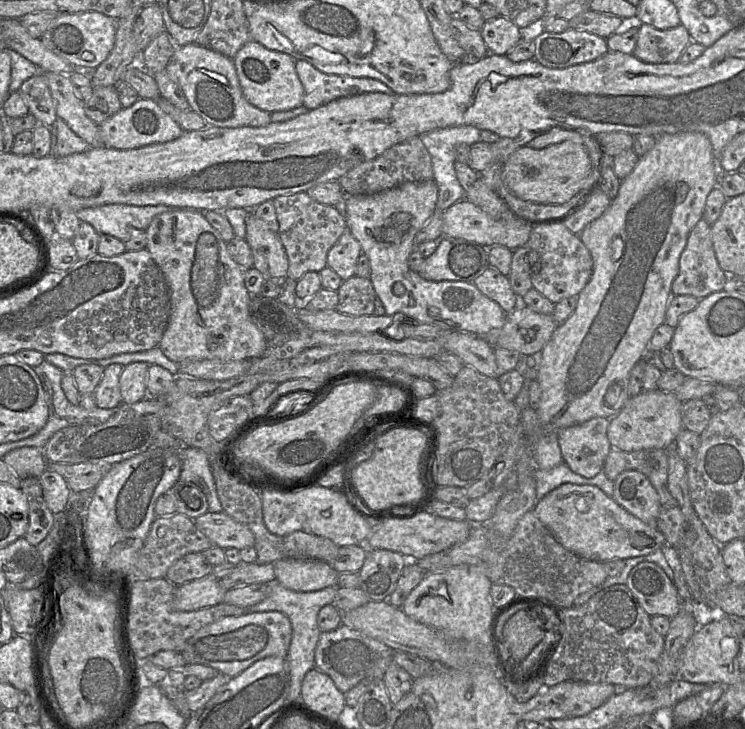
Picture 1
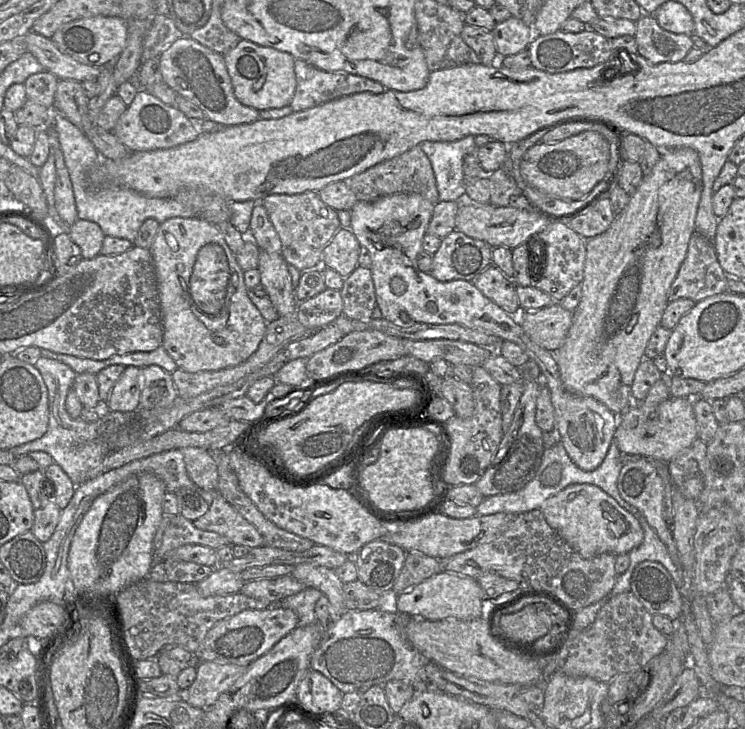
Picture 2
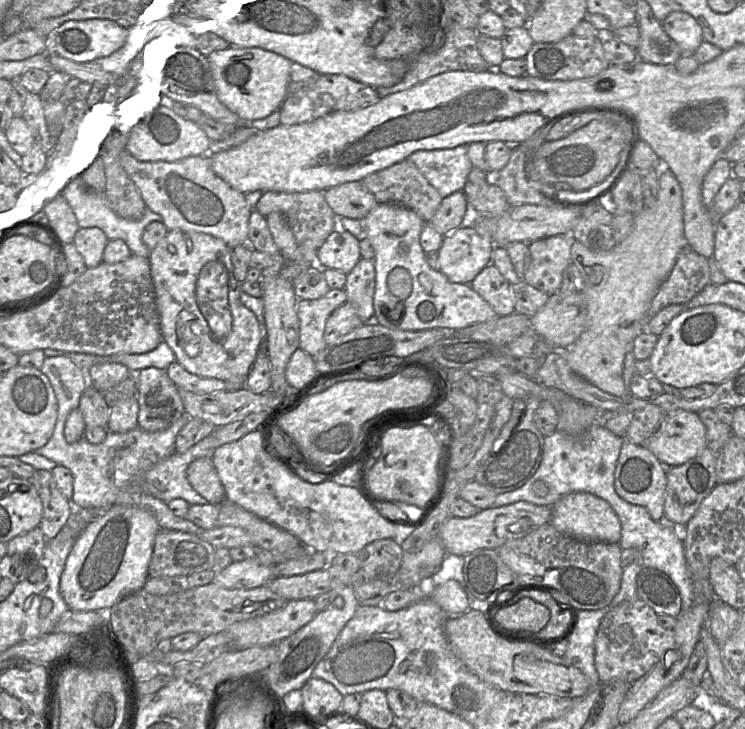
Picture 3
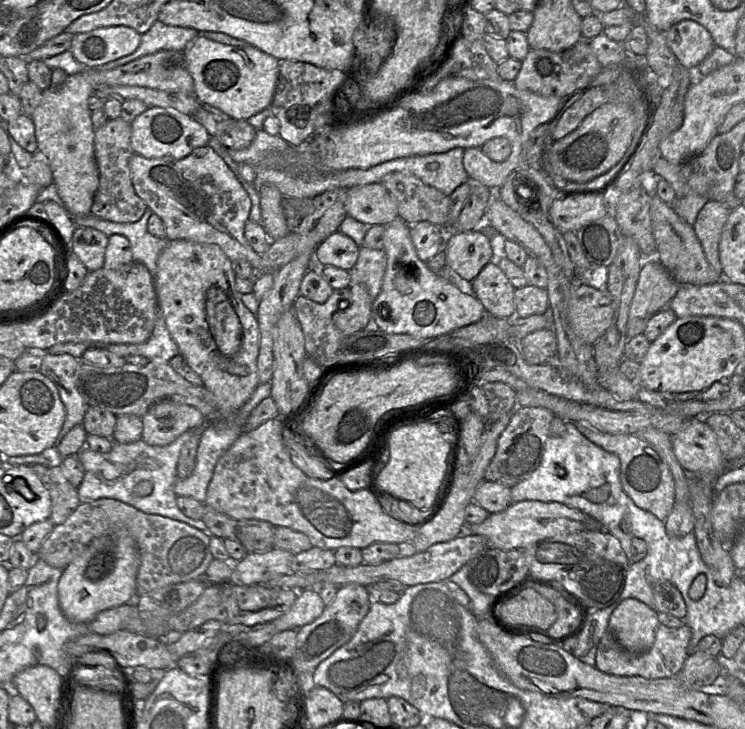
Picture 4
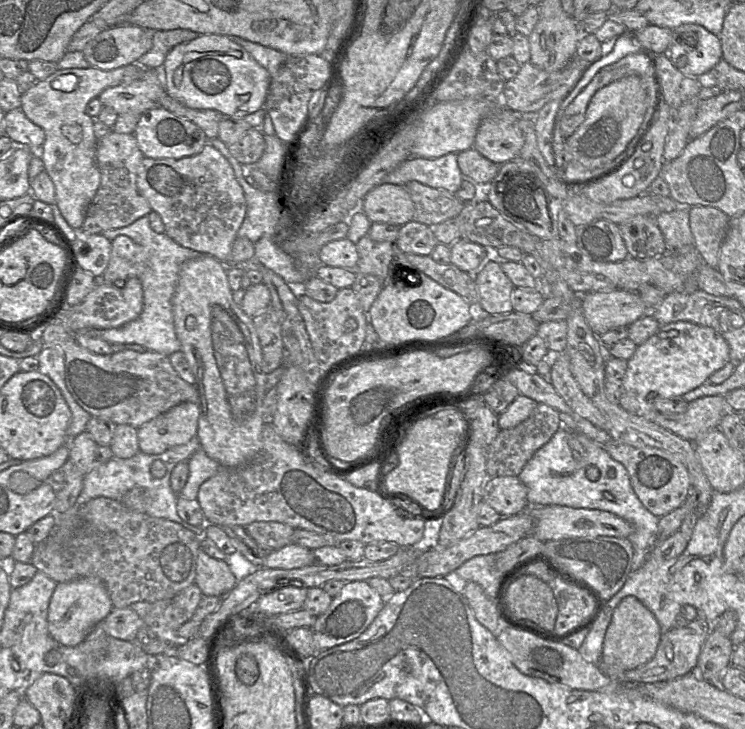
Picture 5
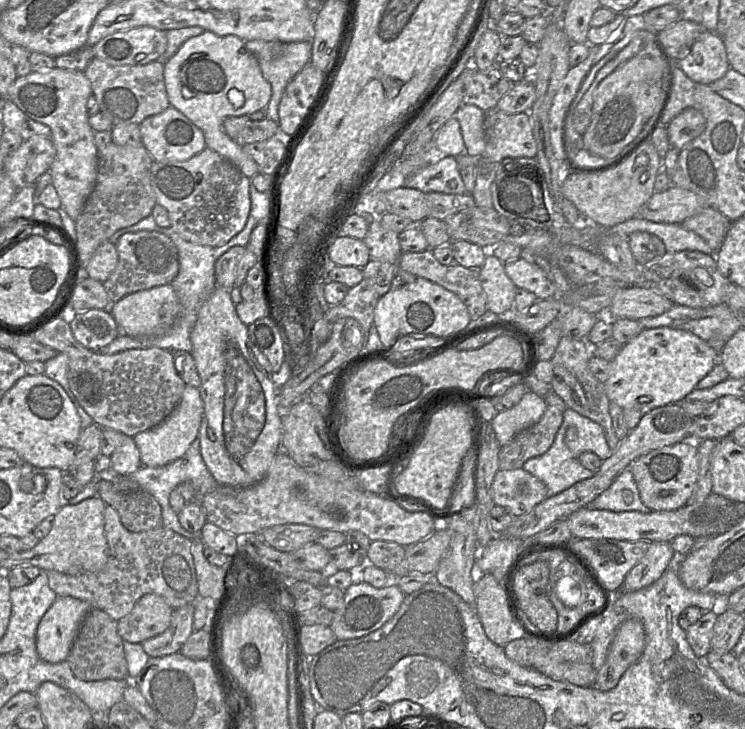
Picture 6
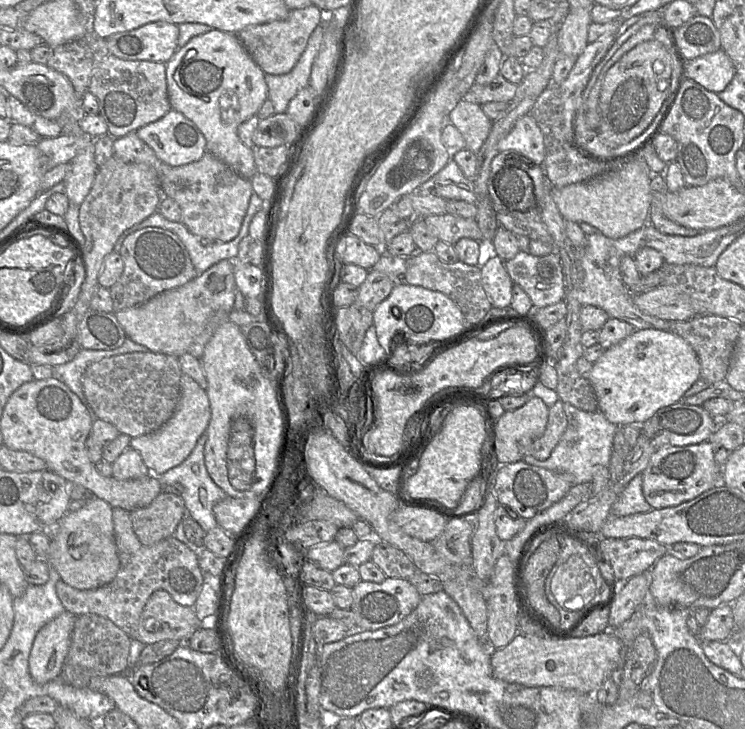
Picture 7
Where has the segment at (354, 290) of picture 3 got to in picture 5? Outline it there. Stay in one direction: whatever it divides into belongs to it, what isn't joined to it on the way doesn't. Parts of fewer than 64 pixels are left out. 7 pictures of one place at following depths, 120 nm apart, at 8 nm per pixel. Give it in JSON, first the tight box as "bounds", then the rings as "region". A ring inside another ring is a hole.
{"bounds":[355,235,395,286],"region":[[[369,235],[363,236],[356,243],[359,261],[355,272],[377,277],[383,286],[389,272],[390,264],[395,257],[395,243],[377,242]]]}

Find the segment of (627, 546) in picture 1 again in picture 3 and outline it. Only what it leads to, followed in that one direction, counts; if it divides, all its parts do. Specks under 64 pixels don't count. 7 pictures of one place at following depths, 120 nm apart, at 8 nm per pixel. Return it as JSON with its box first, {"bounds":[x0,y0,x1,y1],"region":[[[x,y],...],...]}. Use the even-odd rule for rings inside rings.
{"bounds":[550,492,621,543],"region":[[[573,492],[560,498],[552,506],[550,523],[559,532],[581,541],[619,543],[621,538],[621,523],[613,508],[604,499],[587,492]]]}

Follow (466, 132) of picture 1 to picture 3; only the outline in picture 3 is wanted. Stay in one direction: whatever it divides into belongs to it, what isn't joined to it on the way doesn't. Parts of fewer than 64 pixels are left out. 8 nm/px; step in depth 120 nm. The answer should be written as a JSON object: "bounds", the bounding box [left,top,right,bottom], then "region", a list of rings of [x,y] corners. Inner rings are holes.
{"bounds":[406,145,473,198],"region":[[[467,145],[455,148],[418,150],[406,159],[411,161],[442,198],[463,191],[473,168],[467,156]]]}

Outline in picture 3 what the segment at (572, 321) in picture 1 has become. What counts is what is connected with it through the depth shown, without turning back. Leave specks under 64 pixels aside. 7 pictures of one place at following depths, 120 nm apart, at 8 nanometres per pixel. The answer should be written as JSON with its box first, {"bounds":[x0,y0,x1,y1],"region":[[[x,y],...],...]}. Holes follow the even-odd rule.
{"bounds":[564,168,685,397],"region":[[[663,168],[659,175],[658,198],[655,206],[651,208],[644,206],[642,211],[635,215],[633,229],[625,240],[605,252],[591,251],[579,241],[573,241],[571,263],[575,265],[582,277],[582,293],[586,297],[587,304],[587,327],[576,342],[564,351],[568,365],[576,374],[616,397],[628,394],[623,377],[627,345],[634,342],[646,330],[651,303],[685,247],[682,190],[674,174],[666,168]]]}

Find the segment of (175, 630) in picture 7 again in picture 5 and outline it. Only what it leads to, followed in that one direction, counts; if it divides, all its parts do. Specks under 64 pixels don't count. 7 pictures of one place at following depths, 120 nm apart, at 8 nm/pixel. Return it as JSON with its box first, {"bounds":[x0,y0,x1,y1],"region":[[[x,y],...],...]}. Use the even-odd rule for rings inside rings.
{"bounds":[102,602,150,641],"region":[[[136,602],[122,609],[115,609],[102,621],[102,627],[109,637],[135,641],[150,610],[150,602]]]}

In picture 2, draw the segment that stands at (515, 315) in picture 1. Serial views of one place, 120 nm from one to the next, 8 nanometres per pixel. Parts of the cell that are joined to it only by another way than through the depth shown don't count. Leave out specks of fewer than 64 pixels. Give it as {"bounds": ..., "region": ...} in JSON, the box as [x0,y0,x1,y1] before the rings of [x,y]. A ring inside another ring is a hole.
{"bounds":[518,302,572,352],"region":[[[559,302],[539,310],[522,311],[518,316],[529,338],[550,352],[563,345],[572,324],[572,312],[564,309]]]}

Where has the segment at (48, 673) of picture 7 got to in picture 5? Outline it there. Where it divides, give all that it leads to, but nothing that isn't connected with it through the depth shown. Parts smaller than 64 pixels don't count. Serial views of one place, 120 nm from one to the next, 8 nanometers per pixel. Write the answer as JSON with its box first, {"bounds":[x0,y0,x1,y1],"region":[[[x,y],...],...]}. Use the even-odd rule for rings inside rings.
{"bounds":[48,578,113,647],"region":[[[79,578],[58,583],[48,610],[48,631],[54,640],[68,647],[78,646],[91,630],[113,610],[105,586],[93,578]]]}

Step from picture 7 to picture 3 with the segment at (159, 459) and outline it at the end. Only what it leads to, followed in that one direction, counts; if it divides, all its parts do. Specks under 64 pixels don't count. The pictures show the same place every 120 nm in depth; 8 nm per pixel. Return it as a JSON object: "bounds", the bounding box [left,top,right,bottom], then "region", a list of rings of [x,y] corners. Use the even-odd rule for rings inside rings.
{"bounds":[132,366,187,432],"region":[[[151,366],[132,373],[135,373],[137,380],[140,428],[151,432],[159,431],[180,417],[187,416],[179,389],[166,369]]]}

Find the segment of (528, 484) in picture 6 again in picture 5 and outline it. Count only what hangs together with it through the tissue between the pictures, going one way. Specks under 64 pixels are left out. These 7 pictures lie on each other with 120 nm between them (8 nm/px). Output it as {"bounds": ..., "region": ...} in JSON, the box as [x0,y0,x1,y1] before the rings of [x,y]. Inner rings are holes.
{"bounds":[483,476,529,516],"region":[[[518,476],[488,478],[483,490],[483,501],[501,516],[516,515],[529,505],[527,487]]]}

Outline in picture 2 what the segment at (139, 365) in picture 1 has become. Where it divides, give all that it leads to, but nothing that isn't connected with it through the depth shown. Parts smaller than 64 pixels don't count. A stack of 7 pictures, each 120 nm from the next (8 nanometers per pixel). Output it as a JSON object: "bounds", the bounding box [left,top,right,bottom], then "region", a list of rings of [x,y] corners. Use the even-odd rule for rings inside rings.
{"bounds":[107,367,141,412],"region":[[[126,367],[116,382],[107,404],[109,411],[133,412],[139,408],[141,396],[141,368]]]}

